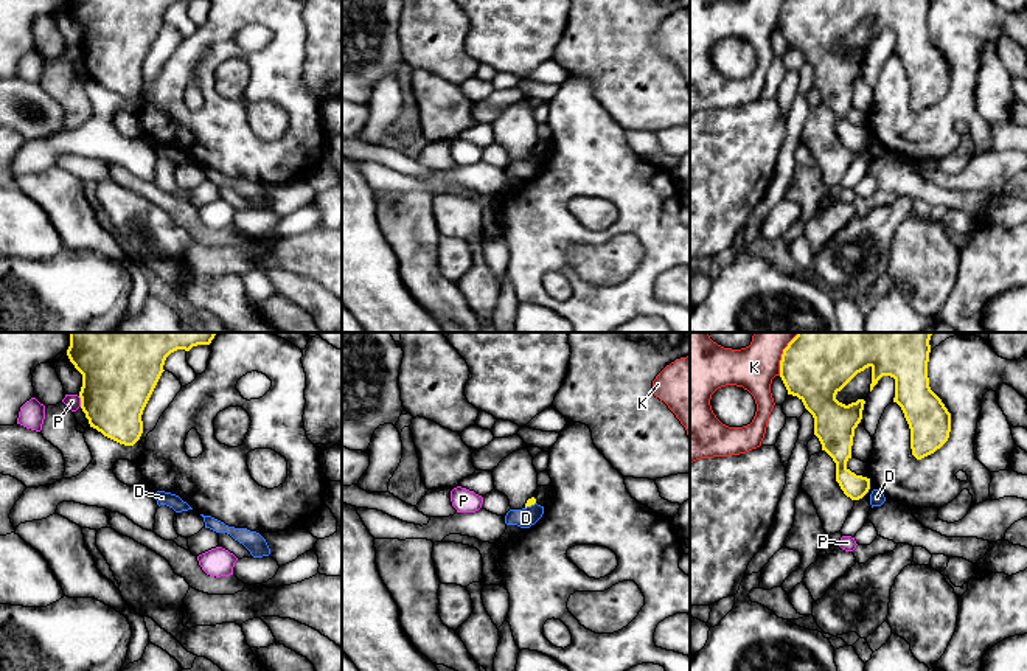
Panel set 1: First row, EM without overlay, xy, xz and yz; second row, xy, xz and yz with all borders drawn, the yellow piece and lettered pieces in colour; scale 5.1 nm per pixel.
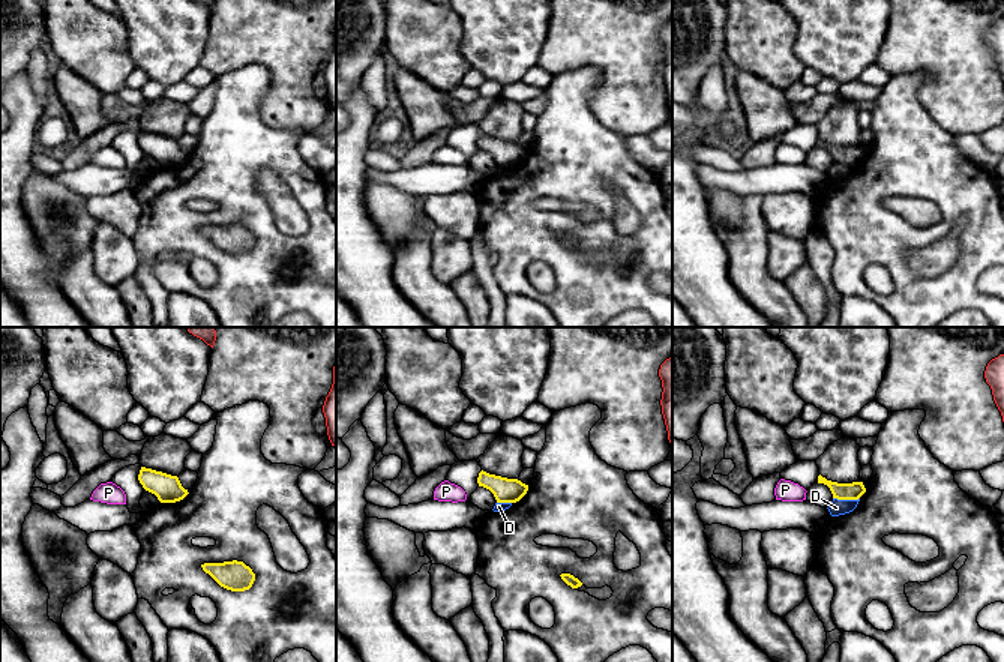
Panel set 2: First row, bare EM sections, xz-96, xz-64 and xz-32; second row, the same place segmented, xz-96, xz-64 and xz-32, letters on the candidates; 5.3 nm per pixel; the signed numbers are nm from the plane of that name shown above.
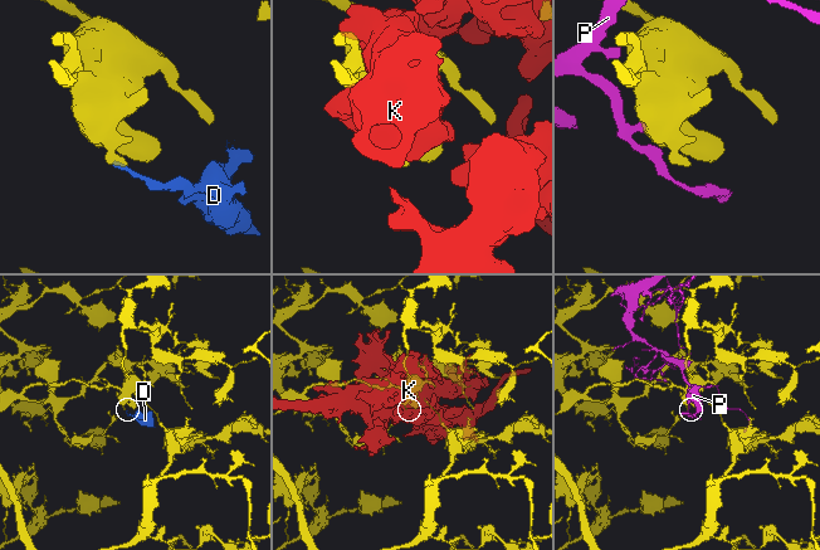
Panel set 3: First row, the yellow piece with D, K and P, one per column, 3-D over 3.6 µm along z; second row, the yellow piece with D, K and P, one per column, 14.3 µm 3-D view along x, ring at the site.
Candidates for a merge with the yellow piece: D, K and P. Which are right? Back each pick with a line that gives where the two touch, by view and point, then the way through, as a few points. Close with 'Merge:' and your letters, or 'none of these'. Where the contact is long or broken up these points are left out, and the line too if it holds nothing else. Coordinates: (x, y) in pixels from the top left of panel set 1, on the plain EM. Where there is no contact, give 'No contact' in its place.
Merge: none of these

